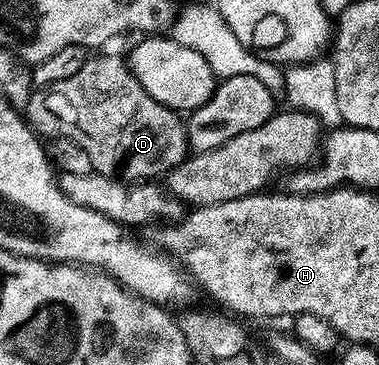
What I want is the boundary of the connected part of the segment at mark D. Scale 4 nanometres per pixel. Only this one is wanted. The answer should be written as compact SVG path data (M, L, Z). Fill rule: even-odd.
M99 55L88 56L85 67L81 67L77 75L61 83L36 88L25 110L26 120L36 134L44 138L73 139L73 143L77 143L77 147L82 147L89 155L92 170L101 175L115 177L119 181L162 178L189 156L184 118L176 110L157 103L157 99L153 99L153 95L149 95L149 91L137 83L130 64L124 58L122 61L119 57L95 56Z

